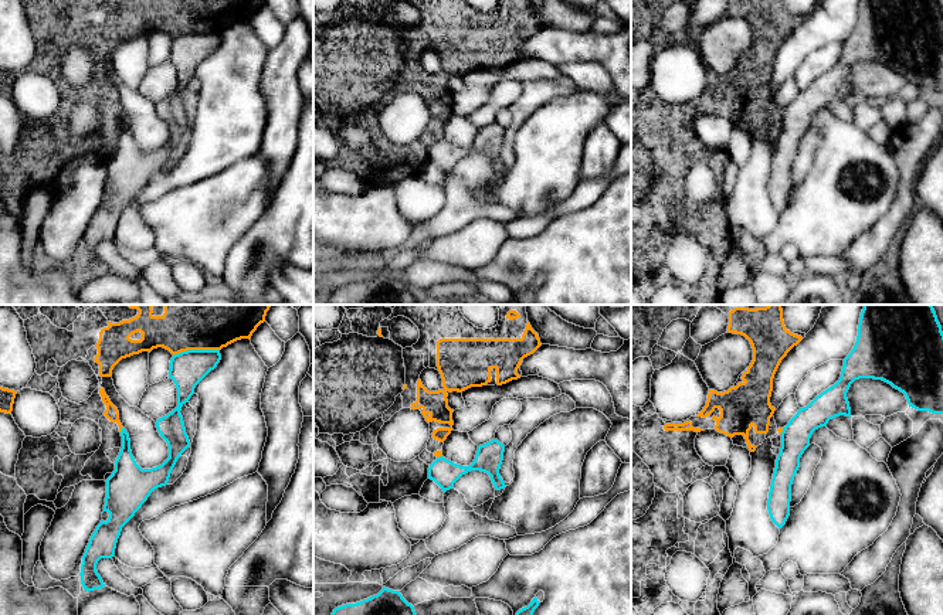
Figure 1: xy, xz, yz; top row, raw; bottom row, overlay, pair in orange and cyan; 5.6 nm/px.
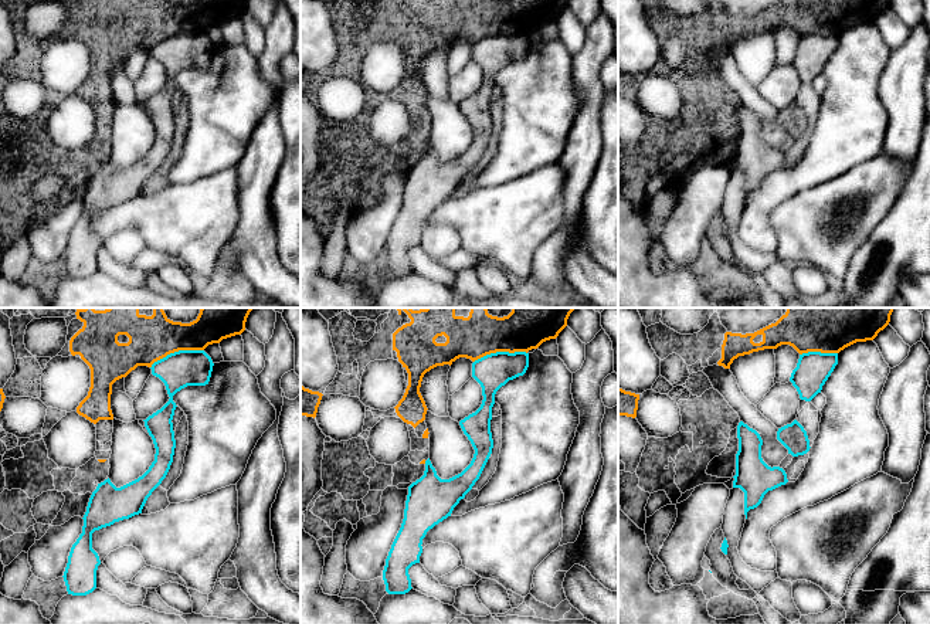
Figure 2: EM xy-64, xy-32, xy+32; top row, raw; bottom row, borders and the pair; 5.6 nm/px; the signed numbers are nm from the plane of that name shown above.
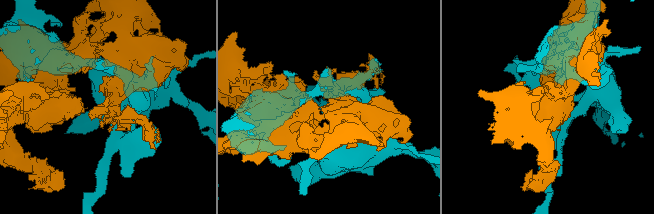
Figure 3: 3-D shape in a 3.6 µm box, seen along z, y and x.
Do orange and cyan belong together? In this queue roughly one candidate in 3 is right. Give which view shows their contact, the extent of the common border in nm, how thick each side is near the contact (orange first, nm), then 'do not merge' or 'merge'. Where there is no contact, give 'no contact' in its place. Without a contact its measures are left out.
xy | 260 nm | 200/200 nm | do not merge

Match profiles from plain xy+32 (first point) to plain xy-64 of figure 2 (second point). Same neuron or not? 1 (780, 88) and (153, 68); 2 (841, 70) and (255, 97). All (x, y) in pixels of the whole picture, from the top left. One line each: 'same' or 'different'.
1: same
2: same

